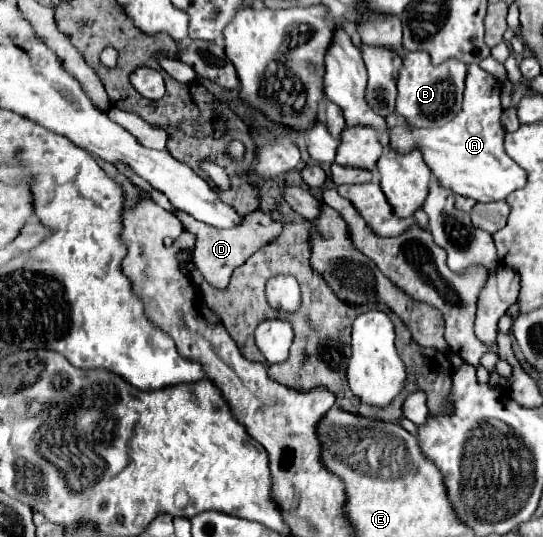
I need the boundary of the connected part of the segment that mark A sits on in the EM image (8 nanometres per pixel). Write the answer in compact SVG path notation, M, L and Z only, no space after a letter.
M473 63L469 65L463 109L459 111L459 115L455 115L447 125L435 129L415 129L399 125L391 131L391 147L399 153L407 153L419 147L433 177L457 195L465 195L483 203L501 201L527 183L527 173L503 149L505 131L499 121L503 113L499 95L501 83L491 73Z

